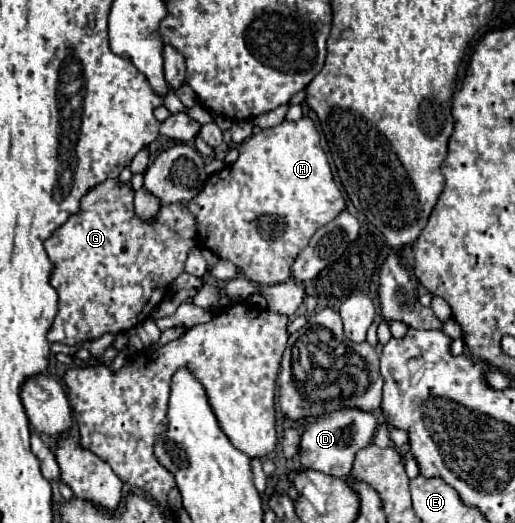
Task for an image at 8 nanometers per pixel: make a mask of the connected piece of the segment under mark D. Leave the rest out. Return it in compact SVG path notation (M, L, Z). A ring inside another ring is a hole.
M343 410L343 414L331 414L331 418L307 418L307 428L301 436L301 464L335 478L347 478L351 474L355 450L371 444L377 418L361 410Z

